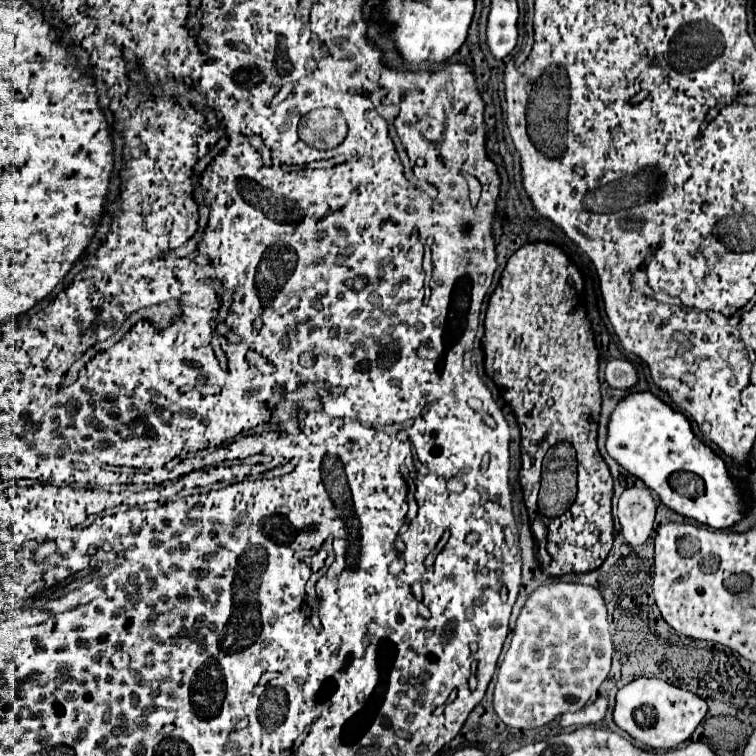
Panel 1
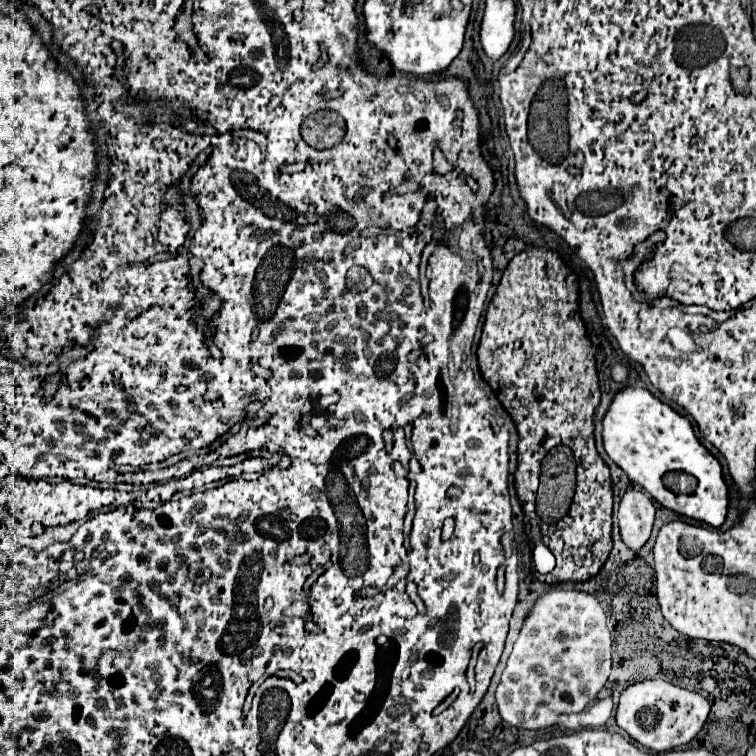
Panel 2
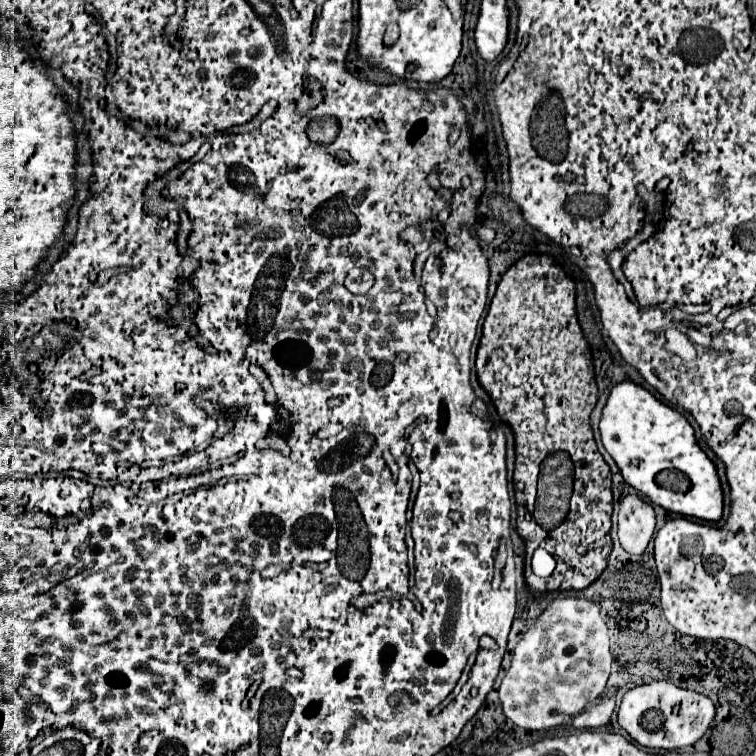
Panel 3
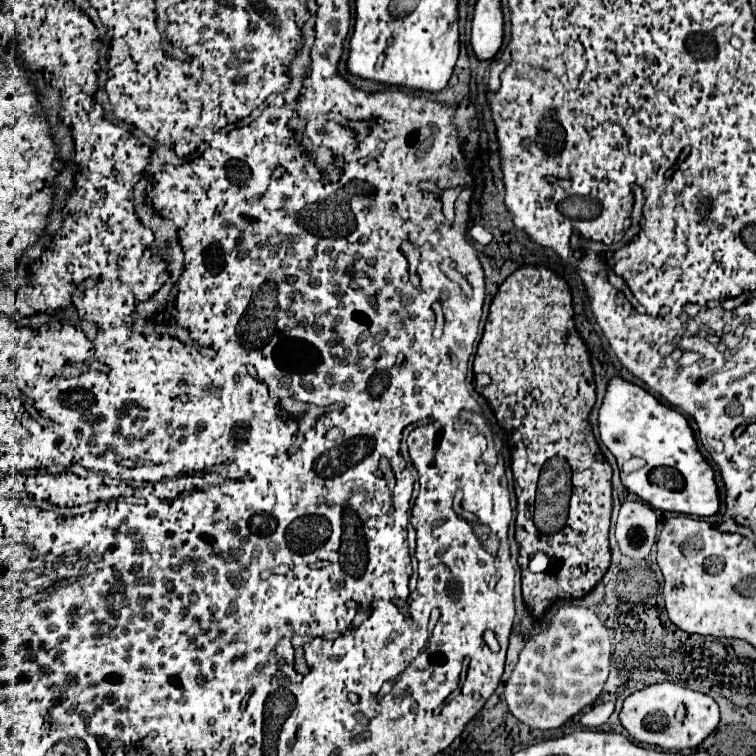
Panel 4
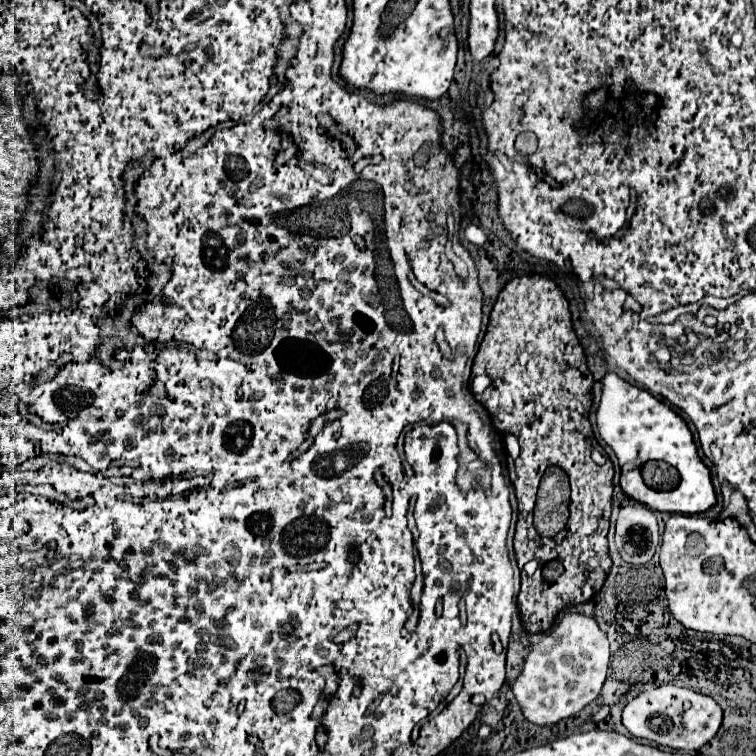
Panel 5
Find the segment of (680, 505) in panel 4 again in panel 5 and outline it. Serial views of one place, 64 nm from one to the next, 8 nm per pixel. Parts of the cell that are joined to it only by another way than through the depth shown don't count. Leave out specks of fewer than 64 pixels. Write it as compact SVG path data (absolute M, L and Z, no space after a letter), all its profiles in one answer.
M608 372L602 380L602 400L598 406L598 430L602 440L614 450L620 464L640 460L634 472L626 472L620 478L624 494L652 510L698 514L706 512L716 502L716 494L710 480L710 470L698 456L692 432L682 416L678 416L662 400L650 392L640 390L618 374Z

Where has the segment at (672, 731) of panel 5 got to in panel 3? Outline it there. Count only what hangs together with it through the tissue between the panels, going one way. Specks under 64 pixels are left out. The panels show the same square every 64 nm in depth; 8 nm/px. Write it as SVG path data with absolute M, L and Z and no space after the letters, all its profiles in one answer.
M652 682L632 688L624 694L618 710L618 724L640 744L658 750L676 750L694 746L716 718L714 702L698 692L678 688L670 682Z

